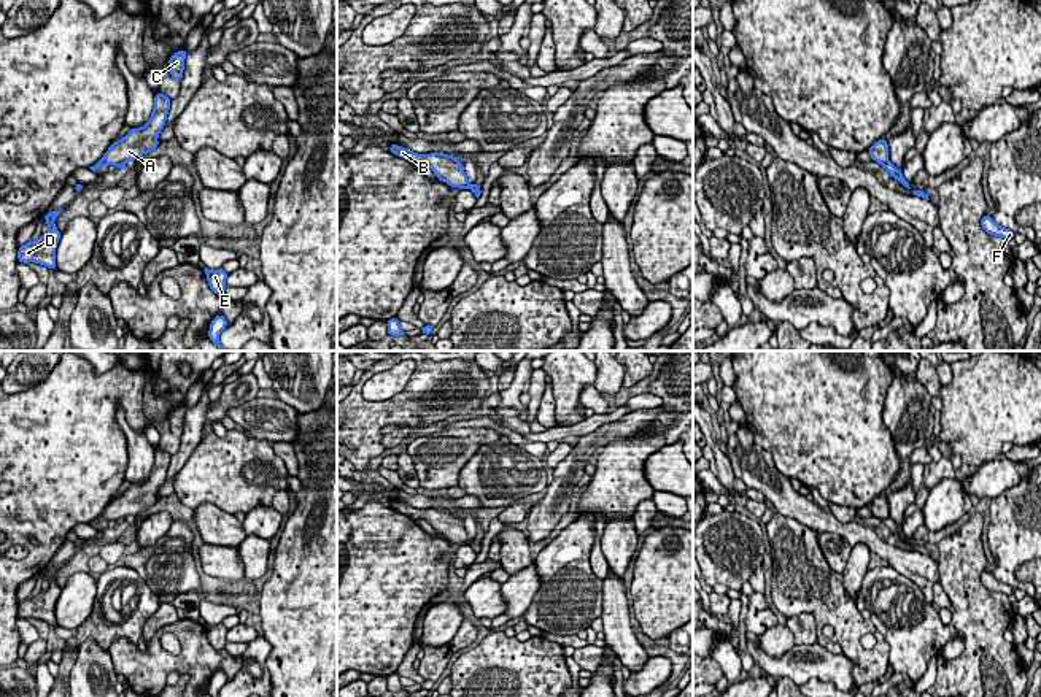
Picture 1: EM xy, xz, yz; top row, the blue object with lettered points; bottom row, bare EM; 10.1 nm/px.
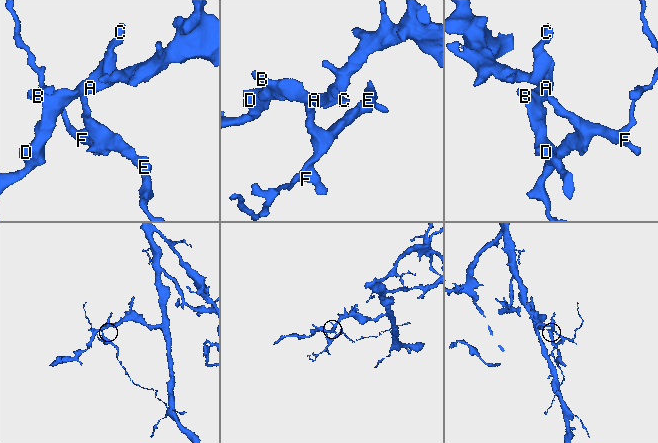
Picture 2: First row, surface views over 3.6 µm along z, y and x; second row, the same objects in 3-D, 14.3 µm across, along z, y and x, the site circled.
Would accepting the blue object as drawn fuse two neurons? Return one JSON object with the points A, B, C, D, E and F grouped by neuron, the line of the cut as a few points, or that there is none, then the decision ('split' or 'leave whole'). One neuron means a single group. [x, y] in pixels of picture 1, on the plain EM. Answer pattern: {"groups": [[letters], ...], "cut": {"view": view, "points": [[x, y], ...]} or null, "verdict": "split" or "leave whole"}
{"groups": [["A", "B", "C", "D"], ["E", "F"]], "cut": {"view": "yz", "points": [[887, 516], [882, 519]]}, "verdict": "split"}

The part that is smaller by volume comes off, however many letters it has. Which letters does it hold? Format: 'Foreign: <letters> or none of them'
Foreign: E, F

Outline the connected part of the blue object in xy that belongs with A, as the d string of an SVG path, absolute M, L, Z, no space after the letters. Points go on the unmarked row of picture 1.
M154 449L154 465L146 481L130 484L126 492L114 497L103 513L89 522L92 527L102 522L137 516L141 510L149 510L159 502L159 487L165 483L172 454L164 449Z

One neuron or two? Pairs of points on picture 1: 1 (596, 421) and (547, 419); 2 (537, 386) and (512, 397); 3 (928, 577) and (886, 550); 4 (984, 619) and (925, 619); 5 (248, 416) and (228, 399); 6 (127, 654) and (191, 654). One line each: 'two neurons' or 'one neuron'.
1: two neurons
2: two neurons
3: one neuron
4: two neurons
5: two neurons
6: one neuron

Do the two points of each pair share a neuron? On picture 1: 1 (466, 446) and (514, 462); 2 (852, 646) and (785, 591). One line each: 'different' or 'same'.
1: different
2: same

